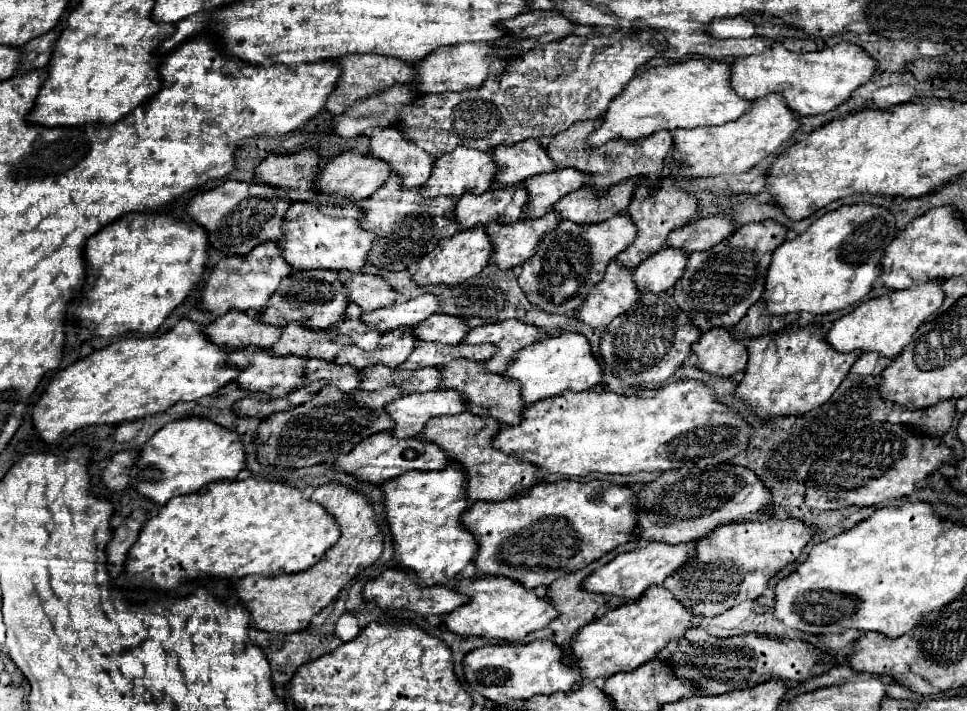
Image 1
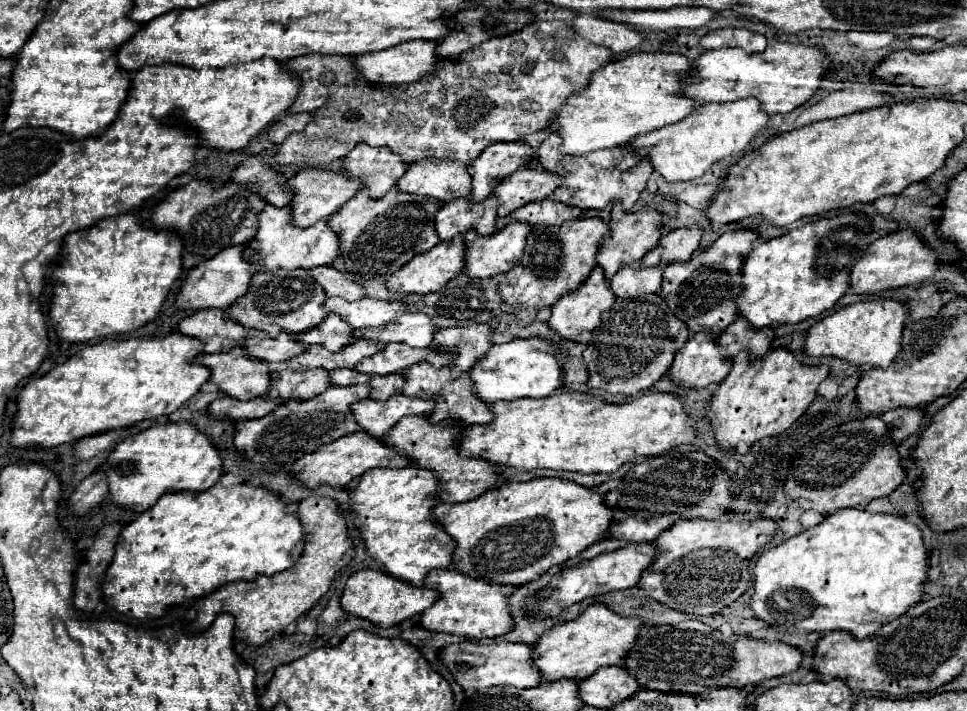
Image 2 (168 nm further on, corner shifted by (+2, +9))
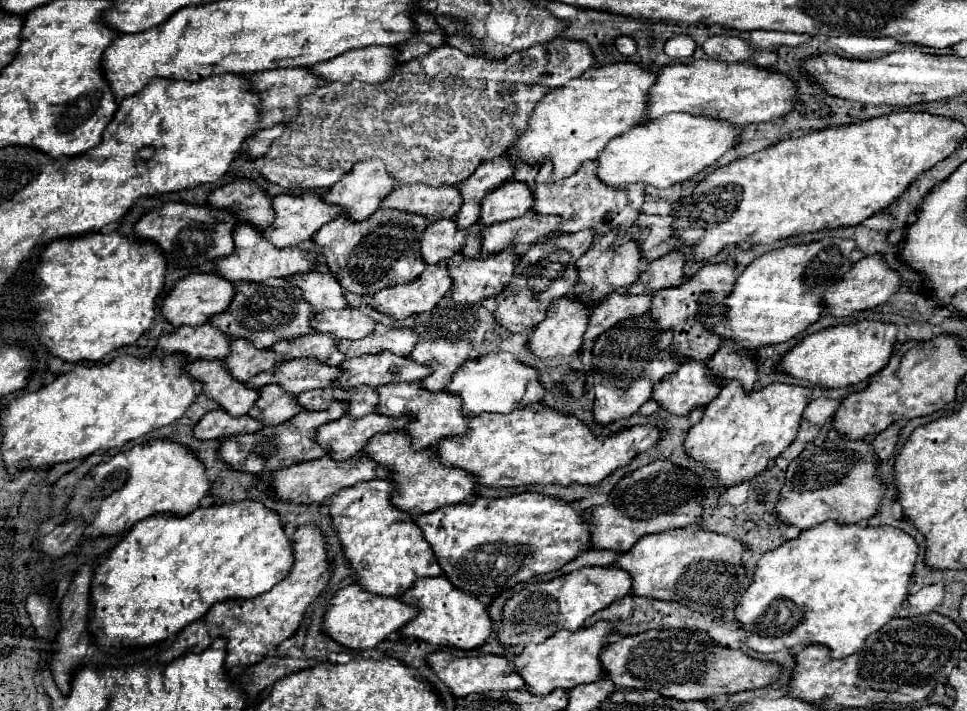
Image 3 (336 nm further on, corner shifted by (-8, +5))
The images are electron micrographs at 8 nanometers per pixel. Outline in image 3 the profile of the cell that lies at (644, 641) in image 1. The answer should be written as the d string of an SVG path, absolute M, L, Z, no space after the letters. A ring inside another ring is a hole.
M596 622L590 628L580 628L576 632L560 630L542 644L528 644L510 660L510 672L518 672L530 694L548 694L556 688L570 690L578 684L590 684L602 678L602 666L598 662L598 652L604 648L604 638L610 636L610 624Z

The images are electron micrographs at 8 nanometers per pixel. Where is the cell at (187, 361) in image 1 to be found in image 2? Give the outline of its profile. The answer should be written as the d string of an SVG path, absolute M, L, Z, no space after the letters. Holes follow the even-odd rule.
M180 332L160 338L102 340L86 346L68 362L58 364L46 376L34 378L22 388L18 416L12 426L12 444L49 449L98 432L172 414L210 380L210 368L194 362L200 354L202 342Z

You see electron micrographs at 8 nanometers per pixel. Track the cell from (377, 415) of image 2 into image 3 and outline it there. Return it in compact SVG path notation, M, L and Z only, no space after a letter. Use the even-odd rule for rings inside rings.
M368 414L364 418L352 420L348 416L342 416L340 420L328 422L316 432L316 440L322 444L322 448L330 448L330 456L336 460L346 460L352 456L358 456L364 444L378 432L394 432L402 430L406 426L406 418L390 418L382 414Z

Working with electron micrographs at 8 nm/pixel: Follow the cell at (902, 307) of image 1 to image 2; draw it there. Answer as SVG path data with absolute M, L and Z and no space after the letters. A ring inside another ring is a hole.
M874 298L874 300L854 302L818 320L808 330L804 350L810 356L838 356L864 368L872 368L872 366L886 368L900 352L906 318L908 318L908 304L892 300L892 298Z

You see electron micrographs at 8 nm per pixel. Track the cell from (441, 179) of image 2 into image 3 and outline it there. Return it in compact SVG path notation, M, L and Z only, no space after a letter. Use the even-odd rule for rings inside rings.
M410 184L394 188L384 200L380 208L414 212L426 216L426 220L442 220L454 218L454 214L462 206L462 196L456 186L426 186L426 184Z

